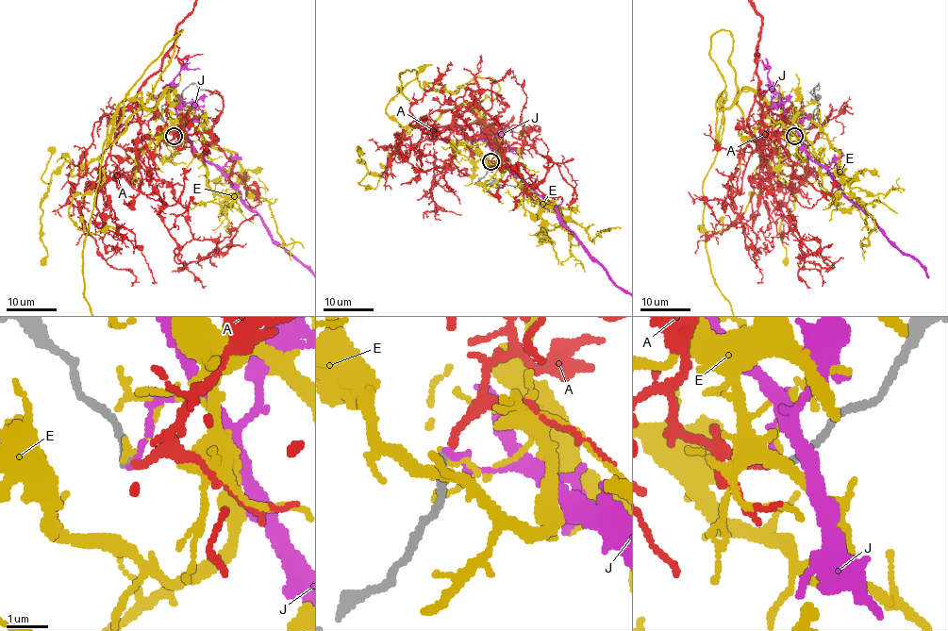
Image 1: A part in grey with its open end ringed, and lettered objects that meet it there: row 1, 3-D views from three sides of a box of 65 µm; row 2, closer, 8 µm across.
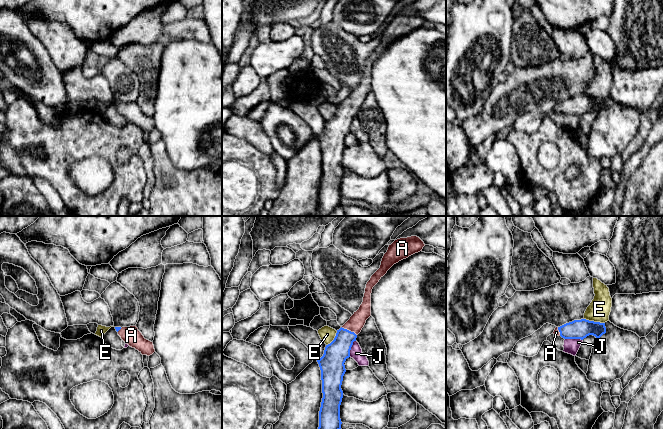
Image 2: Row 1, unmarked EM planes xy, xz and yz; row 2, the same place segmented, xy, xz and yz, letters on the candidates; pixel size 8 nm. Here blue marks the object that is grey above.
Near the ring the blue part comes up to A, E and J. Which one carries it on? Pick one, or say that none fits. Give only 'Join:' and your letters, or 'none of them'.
Join: A

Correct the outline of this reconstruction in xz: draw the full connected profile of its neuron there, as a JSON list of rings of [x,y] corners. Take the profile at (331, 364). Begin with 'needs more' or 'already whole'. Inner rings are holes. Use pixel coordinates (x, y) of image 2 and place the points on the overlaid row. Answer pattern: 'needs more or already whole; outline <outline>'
needs more; outline [[[417,236],[400,238],[389,245],[380,268],[366,284],[363,302],[350,319],[337,330],[334,340],[326,345],[323,356],[317,360],[321,370],[323,398],[319,411],[318,429],[341,429],[340,405],[343,398],[341,389],[346,372],[345,361],[357,335],[371,316],[371,293],[373,287],[399,261],[422,251],[424,242]]]

